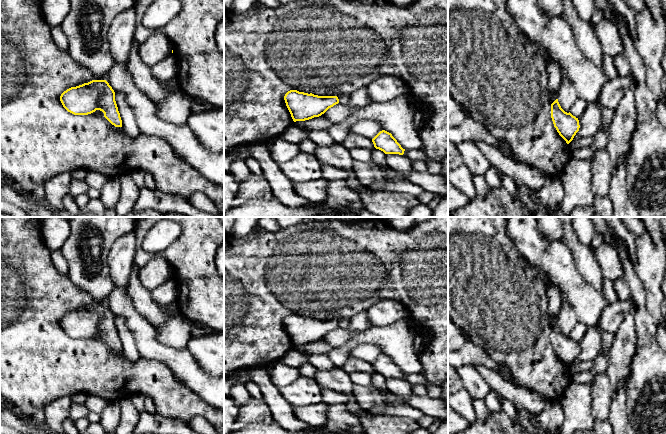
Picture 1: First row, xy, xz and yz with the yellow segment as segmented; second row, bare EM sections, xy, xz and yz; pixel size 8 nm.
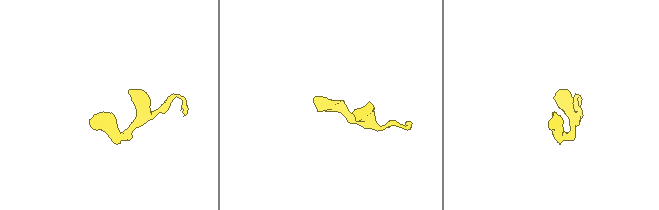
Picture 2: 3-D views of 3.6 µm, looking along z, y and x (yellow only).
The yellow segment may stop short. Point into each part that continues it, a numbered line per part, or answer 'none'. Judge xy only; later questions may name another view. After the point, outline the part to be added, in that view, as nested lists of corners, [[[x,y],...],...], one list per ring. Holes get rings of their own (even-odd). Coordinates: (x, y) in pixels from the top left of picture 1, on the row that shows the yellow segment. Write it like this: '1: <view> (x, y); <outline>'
none

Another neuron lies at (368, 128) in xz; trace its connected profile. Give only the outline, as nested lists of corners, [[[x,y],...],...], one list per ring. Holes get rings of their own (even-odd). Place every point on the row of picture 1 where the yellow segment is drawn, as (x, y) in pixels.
[[[360,120],[352,125],[350,133],[356,133],[369,139],[373,139],[382,130],[381,124],[376,121]]]

